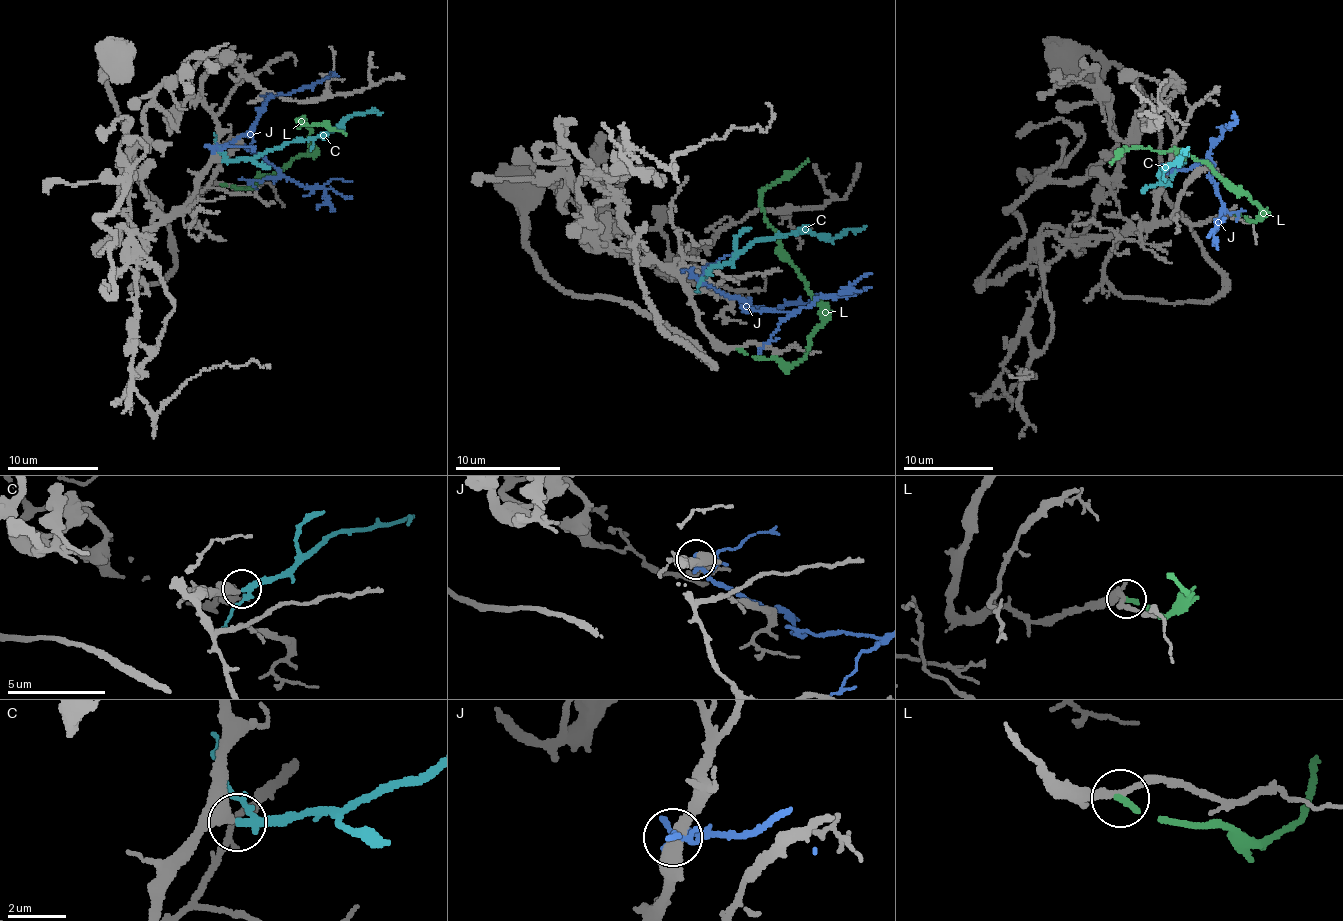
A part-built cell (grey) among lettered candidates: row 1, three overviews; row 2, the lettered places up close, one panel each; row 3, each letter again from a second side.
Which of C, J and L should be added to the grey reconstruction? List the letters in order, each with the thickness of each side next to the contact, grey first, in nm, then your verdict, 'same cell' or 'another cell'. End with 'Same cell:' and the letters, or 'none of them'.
C: 360 nm thick on the grey side, 200 nm on the other; same cell
J: 440 nm thick on the grey side, 220 nm on the other; another cell
L: 240 nm thick on the grey side, 220 nm on the other; another cell
Same cell: C

